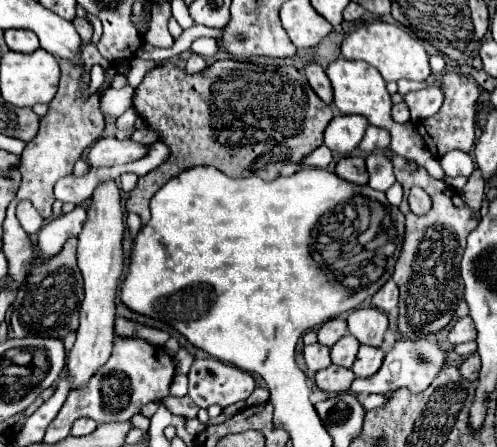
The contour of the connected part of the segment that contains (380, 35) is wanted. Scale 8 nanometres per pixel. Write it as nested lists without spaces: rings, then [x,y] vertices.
[[[377,20],[368,26],[360,26],[350,32],[342,42],[342,56],[346,60],[362,60],[372,64],[386,82],[390,80],[426,80],[432,70],[428,64],[428,52],[424,50],[422,40],[409,28],[401,24]]]

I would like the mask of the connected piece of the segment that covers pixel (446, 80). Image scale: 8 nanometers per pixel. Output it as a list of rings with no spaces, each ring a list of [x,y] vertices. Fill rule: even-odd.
[[[454,70],[454,72],[444,74],[442,90],[446,96],[442,108],[434,116],[430,116],[422,122],[422,128],[428,134],[424,138],[428,144],[428,150],[434,154],[434,158],[440,158],[450,150],[470,152],[474,148],[474,116],[476,116],[476,100],[480,96],[478,86]]]

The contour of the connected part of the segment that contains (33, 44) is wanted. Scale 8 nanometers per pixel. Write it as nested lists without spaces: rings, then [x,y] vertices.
[[[4,30],[4,40],[10,50],[14,52],[24,52],[30,54],[38,50],[38,38],[34,36],[32,30]]]

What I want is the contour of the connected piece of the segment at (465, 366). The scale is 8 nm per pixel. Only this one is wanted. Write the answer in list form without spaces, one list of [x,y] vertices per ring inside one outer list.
[[[476,352],[470,354],[470,356],[460,364],[460,372],[462,372],[464,378],[476,380],[476,378],[478,378],[478,372],[480,372],[480,356],[476,356]]]

